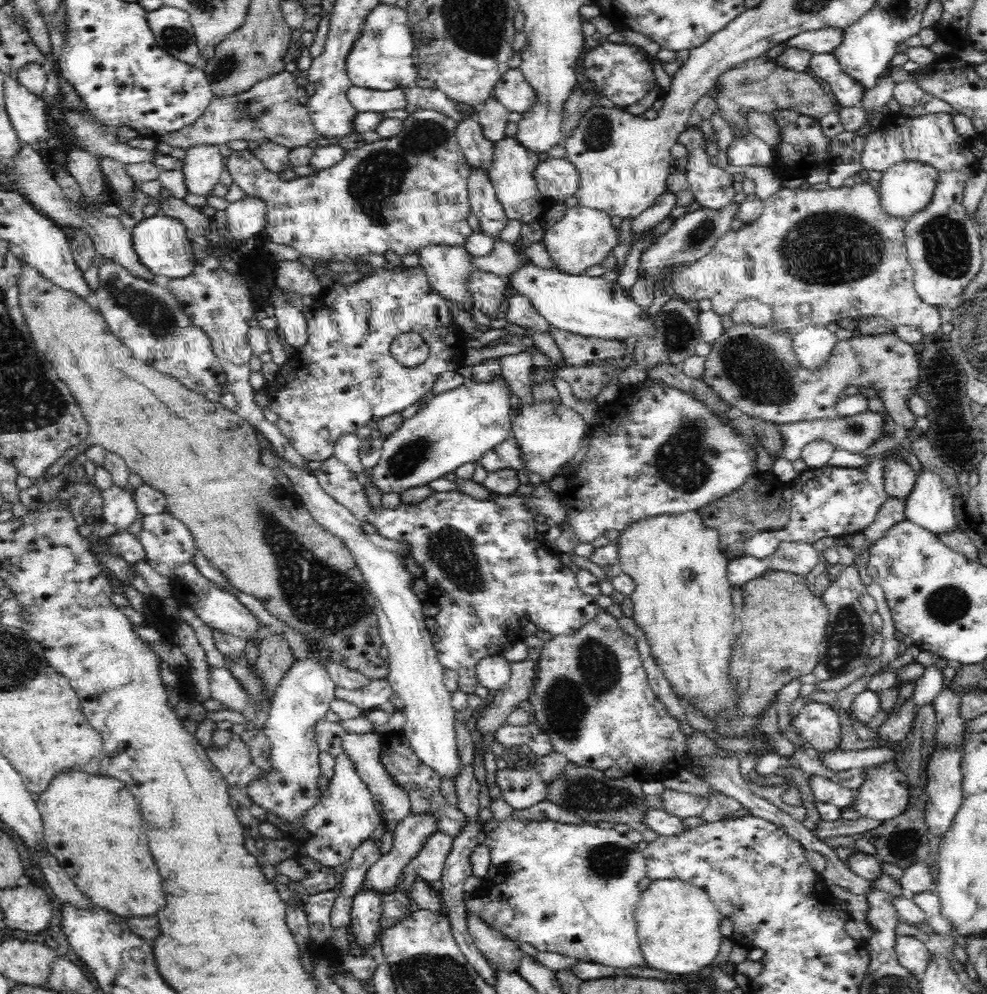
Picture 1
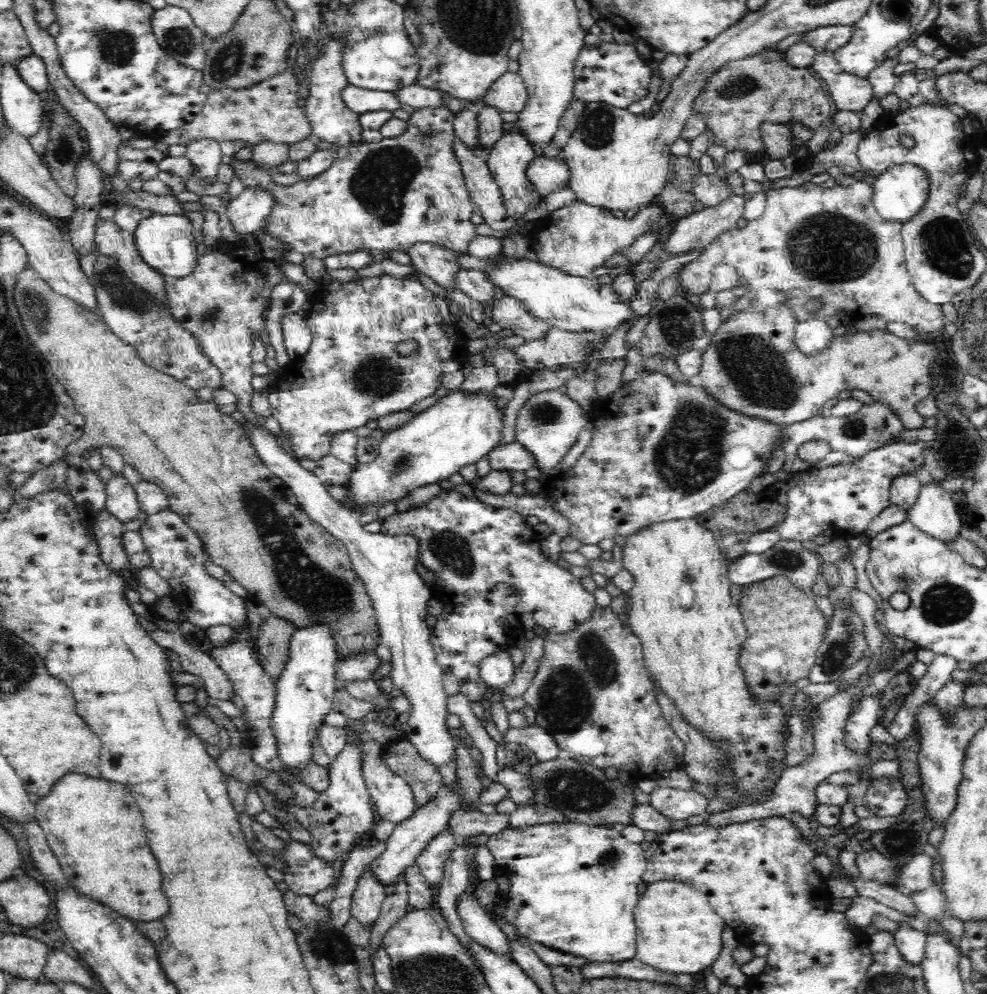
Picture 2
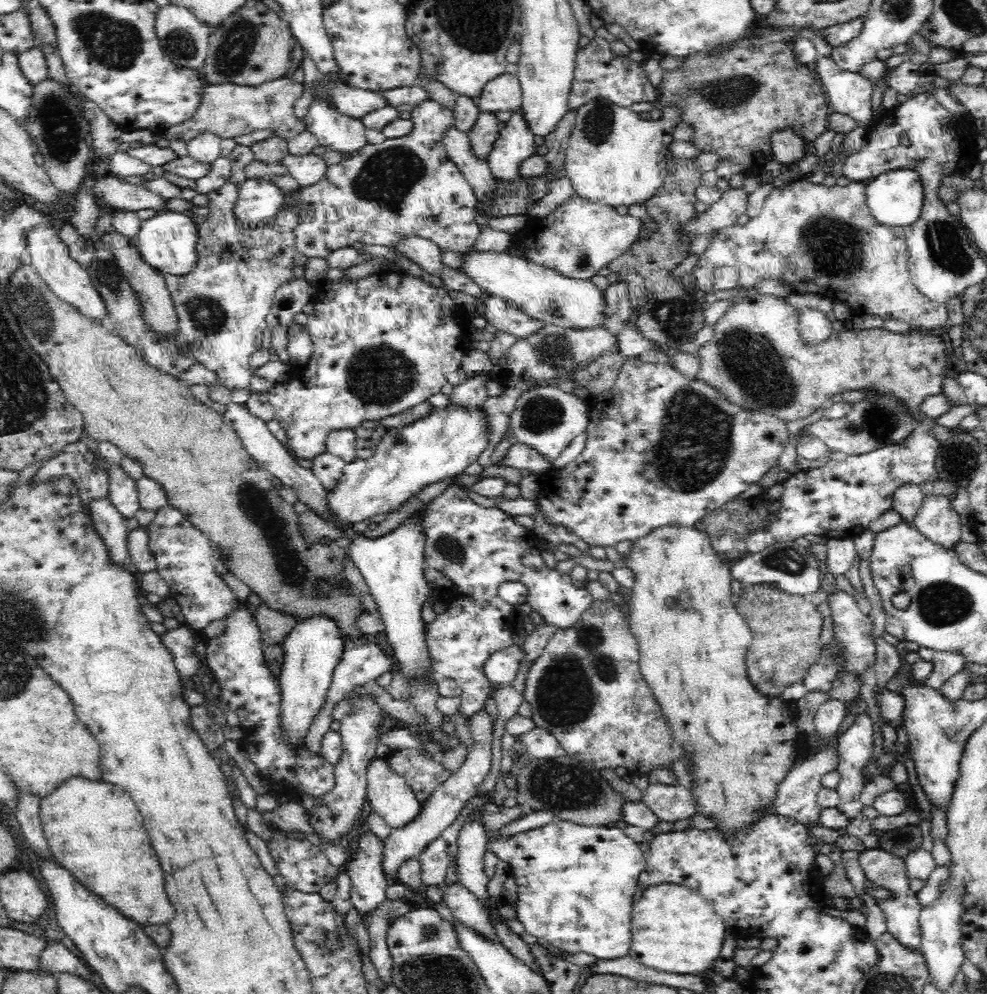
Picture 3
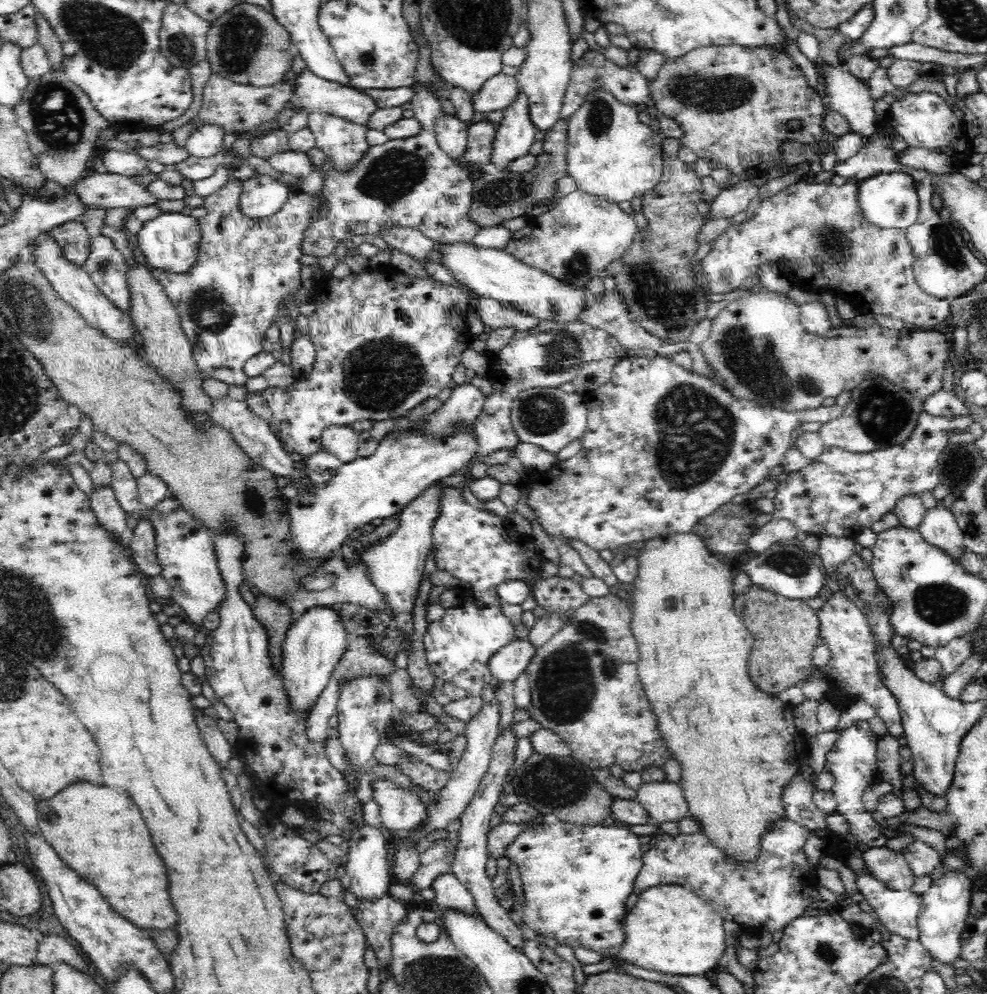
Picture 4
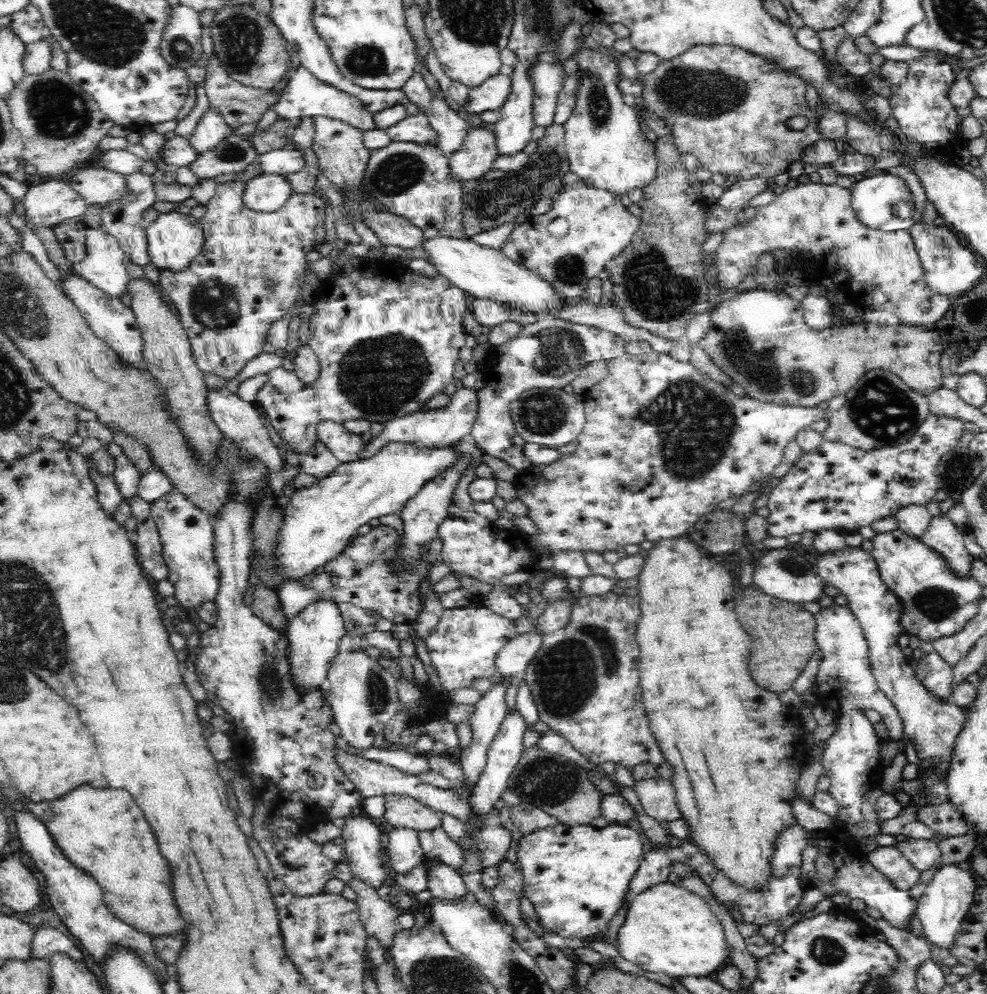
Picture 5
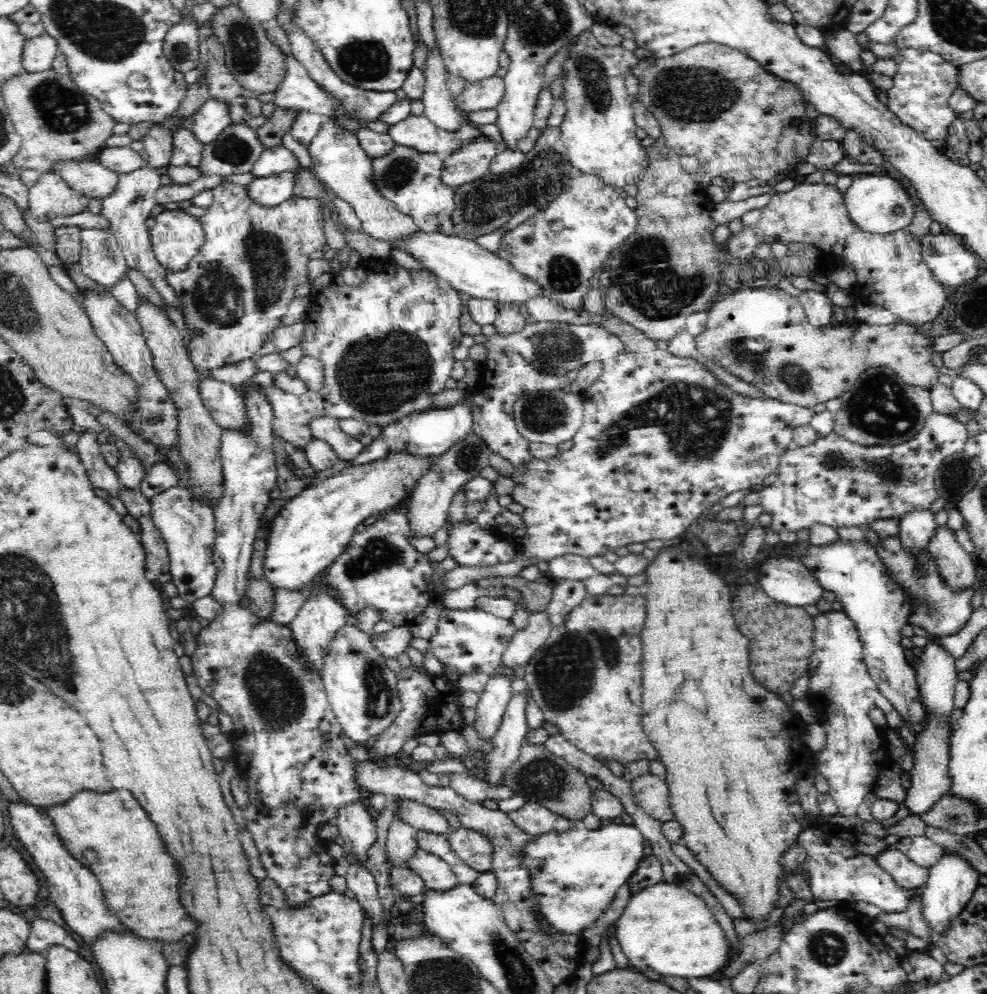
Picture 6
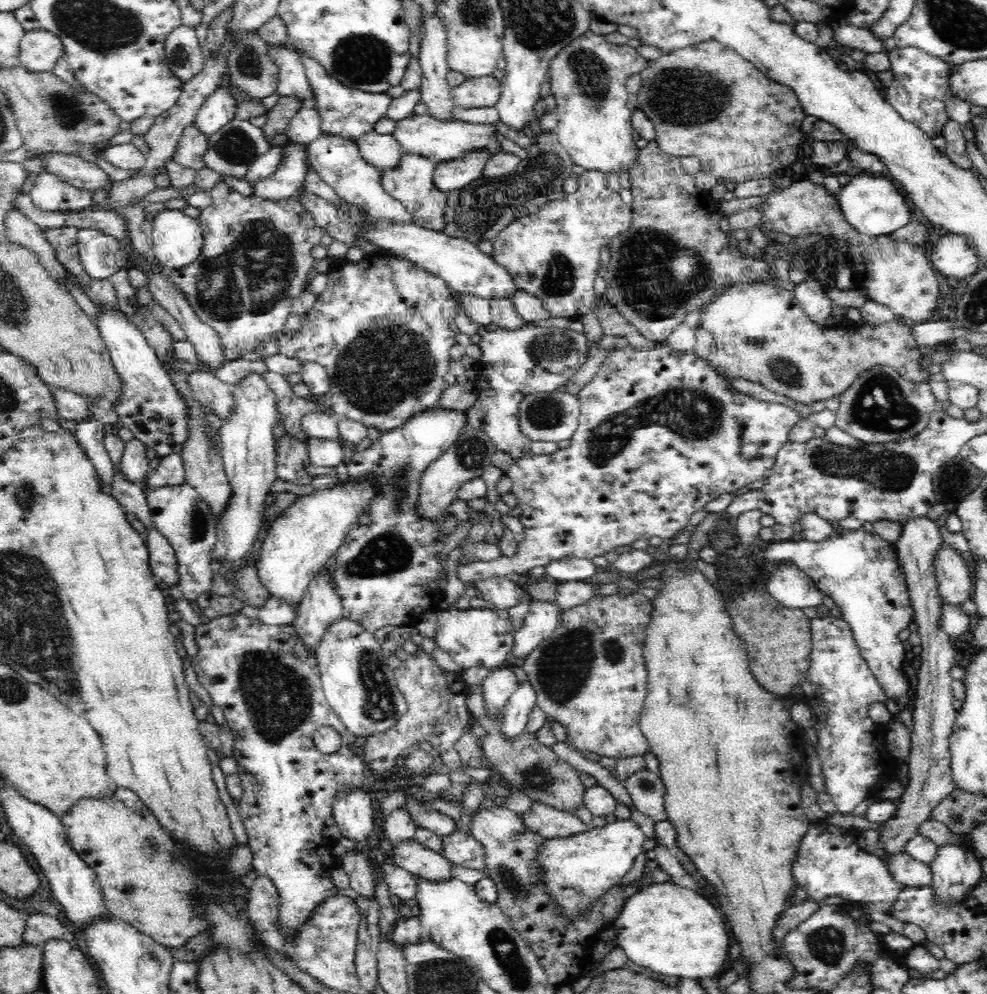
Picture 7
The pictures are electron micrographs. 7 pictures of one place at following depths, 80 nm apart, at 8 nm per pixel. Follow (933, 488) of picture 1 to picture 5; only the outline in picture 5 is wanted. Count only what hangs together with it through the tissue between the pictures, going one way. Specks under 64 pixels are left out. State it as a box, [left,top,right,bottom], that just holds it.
[920,513,971,577]

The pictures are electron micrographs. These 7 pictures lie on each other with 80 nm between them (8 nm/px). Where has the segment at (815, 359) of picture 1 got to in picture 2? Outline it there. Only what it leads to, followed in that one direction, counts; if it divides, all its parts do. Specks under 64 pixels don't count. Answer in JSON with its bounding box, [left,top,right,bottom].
[795,315,832,354]

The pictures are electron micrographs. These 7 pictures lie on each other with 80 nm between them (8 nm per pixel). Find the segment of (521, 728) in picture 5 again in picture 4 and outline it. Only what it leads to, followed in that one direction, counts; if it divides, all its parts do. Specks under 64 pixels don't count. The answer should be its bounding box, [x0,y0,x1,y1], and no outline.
[451,723,522,950]

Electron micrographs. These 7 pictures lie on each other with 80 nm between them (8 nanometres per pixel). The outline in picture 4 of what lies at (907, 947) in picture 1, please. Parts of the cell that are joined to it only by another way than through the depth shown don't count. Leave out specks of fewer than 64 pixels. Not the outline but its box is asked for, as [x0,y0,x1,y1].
[856,864,920,940]

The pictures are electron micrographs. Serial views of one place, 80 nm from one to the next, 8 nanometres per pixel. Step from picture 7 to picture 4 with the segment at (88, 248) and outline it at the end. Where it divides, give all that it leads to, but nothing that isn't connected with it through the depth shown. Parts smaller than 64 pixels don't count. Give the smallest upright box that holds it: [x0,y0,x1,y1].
[82,235,130,314]

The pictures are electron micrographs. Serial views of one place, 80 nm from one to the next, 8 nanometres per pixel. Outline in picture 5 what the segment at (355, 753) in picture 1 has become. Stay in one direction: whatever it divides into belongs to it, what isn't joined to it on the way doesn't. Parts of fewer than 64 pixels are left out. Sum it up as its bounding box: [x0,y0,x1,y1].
[381,794,442,832]

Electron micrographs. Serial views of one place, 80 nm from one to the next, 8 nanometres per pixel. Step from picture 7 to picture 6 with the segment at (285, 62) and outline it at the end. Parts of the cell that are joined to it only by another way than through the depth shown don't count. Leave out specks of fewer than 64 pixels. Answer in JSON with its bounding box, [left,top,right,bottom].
[273,57,340,118]

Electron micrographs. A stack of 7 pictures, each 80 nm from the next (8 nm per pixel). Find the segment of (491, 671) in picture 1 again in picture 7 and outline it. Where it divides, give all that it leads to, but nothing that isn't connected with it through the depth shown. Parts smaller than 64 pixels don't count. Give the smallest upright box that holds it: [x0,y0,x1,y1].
[510,601,560,660]

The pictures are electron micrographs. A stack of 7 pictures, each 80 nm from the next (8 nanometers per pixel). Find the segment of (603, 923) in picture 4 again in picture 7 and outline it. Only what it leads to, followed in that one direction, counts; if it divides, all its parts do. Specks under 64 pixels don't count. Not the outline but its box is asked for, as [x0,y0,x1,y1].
[538,818,646,918]

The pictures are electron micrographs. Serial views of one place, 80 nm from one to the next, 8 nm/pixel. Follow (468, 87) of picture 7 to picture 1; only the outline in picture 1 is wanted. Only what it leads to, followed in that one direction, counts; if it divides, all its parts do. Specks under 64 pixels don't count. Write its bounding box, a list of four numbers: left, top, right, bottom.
[494,68,536,113]

